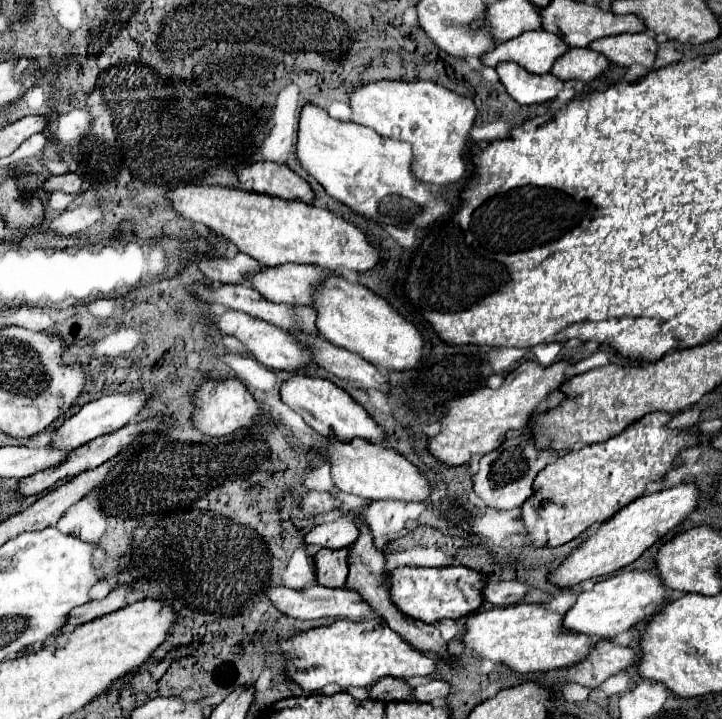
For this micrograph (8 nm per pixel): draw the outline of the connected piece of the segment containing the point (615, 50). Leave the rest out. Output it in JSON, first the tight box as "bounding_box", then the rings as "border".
{"bounding_box":[588,32,658,68],"border":[[[638,32],[638,34],[620,34],[620,36],[600,38],[590,42],[588,48],[592,48],[594,52],[600,52],[612,64],[630,68],[632,64],[652,66],[658,44],[646,32]]]}

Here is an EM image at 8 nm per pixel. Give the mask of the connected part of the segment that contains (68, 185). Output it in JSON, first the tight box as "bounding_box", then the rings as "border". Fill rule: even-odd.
{"bounding_box":[44,174,82,194],"border":[[[60,174],[60,176],[50,176],[44,180],[44,190],[48,194],[60,190],[66,194],[80,194],[80,186],[82,186],[82,178],[78,174]]]}

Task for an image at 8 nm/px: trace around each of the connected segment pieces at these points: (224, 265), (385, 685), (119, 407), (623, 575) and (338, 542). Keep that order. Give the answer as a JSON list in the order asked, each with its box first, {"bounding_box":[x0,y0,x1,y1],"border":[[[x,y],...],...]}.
[{"bounding_box":[198,254,262,284],"border":[[[236,254],[232,258],[204,258],[198,262],[198,270],[212,282],[244,284],[246,274],[258,272],[262,266],[246,254]]]},{"bounding_box":[368,678,410,702],"border":[[[382,678],[382,682],[376,682],[370,686],[368,698],[378,702],[402,702],[410,698],[410,686],[404,684],[404,680],[398,678]]]},{"bounding_box":[50,390,150,450],"border":[[[140,390],[140,392],[130,392],[130,394],[110,394],[110,396],[102,396],[94,402],[88,402],[80,408],[78,414],[72,414],[70,418],[64,420],[62,426],[56,428],[54,438],[50,440],[50,446],[56,450],[74,450],[102,434],[110,434],[126,424],[132,424],[138,420],[138,414],[146,406],[148,400],[150,400],[150,394]]]},{"bounding_box":[562,572,668,640],"border":[[[618,572],[610,578],[598,580],[592,590],[580,592],[576,604],[564,614],[562,626],[570,632],[612,640],[624,630],[636,626],[640,620],[654,616],[662,608],[666,596],[668,590],[654,572]]]},{"bounding_box":[304,510,362,550],"border":[[[350,510],[334,522],[318,524],[304,536],[304,544],[320,546],[320,548],[332,548],[332,550],[348,548],[358,538],[358,532],[360,532],[358,530],[358,518],[360,516],[362,516],[360,512]]]}]

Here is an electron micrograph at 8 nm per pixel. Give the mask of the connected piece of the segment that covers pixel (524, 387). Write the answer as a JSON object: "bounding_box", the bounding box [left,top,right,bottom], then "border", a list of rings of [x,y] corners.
{"bounding_box":[426,362,570,466],"border":[[[522,362],[504,378],[500,388],[492,390],[484,386],[482,390],[474,390],[462,398],[446,402],[440,418],[440,432],[426,444],[428,452],[446,466],[462,466],[472,456],[484,456],[486,452],[496,450],[506,440],[510,430],[522,430],[532,414],[550,410],[562,402],[562,392],[558,386],[566,380],[564,372],[568,366],[570,362],[554,362],[552,366]]]}

